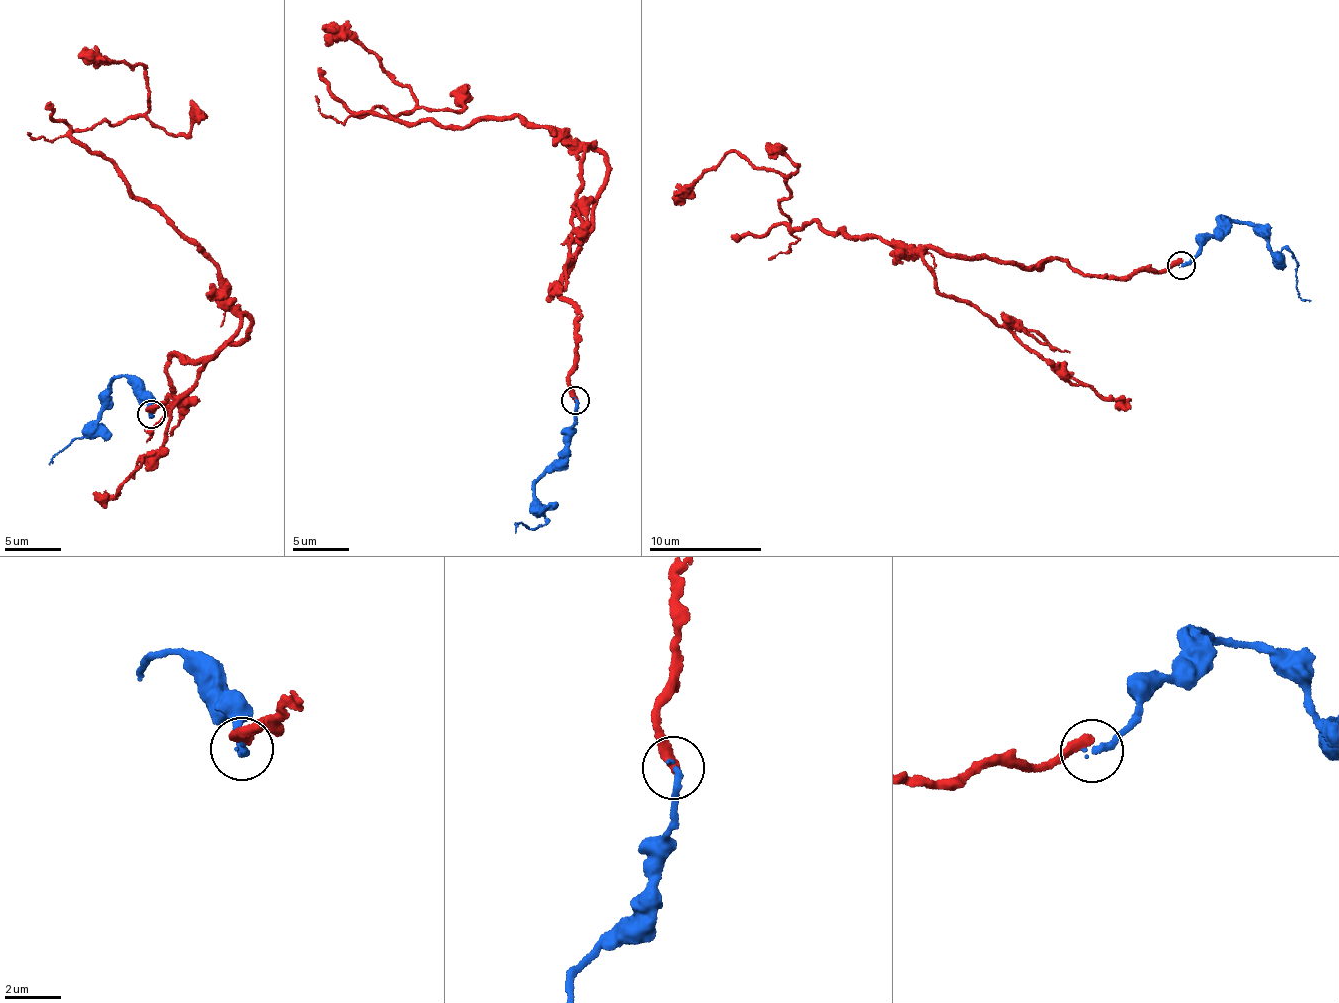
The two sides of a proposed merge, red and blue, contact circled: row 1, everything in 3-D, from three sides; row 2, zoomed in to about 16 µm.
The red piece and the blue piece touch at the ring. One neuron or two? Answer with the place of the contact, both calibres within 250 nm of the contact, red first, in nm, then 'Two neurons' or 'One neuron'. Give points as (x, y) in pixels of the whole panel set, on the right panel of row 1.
Place: (1181, 265). Thickness 400 nm (red) against 240 nm. Two neurons

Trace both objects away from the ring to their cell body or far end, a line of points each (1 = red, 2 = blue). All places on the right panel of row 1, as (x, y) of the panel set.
1: (1181, 263), (1122, 279), (854, 242), (813, 221), (797, 232), (780, 172), (735, 153), (675, 203)
2: (1181, 265), (1227, 218), (1252, 225), (1273, 249), (1290, 252), (1295, 280), (1302, 297), (1310, 300)

